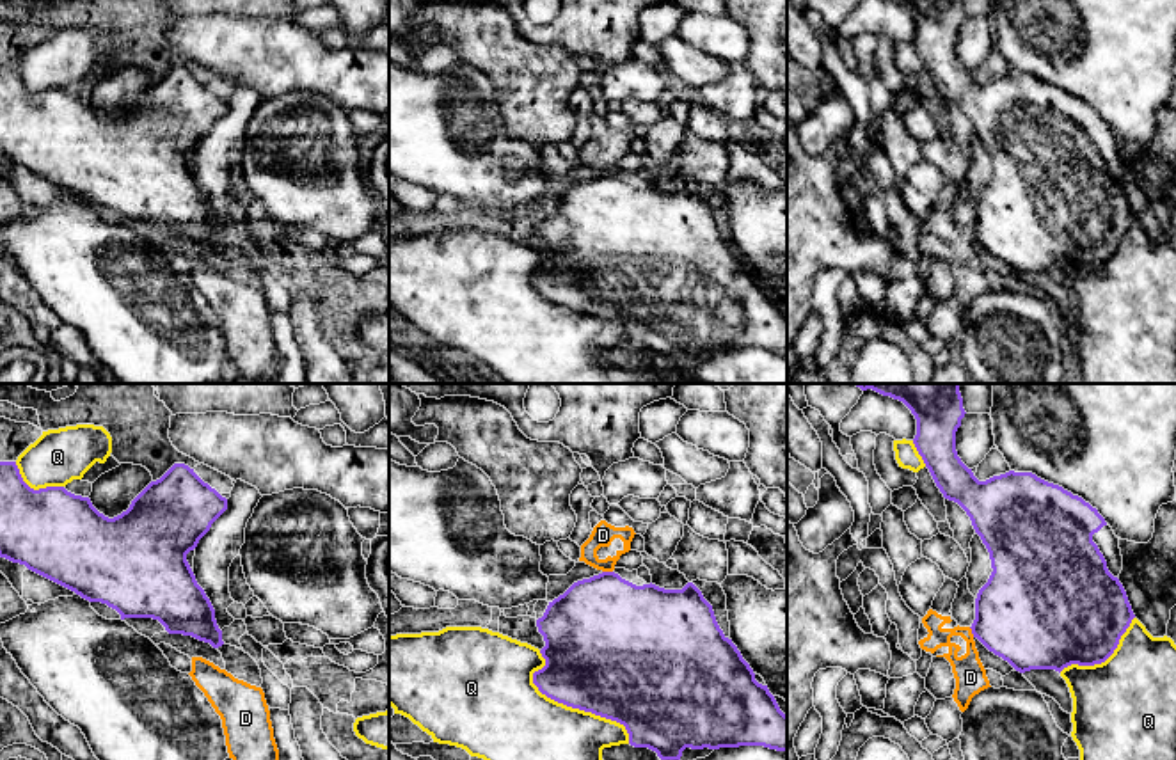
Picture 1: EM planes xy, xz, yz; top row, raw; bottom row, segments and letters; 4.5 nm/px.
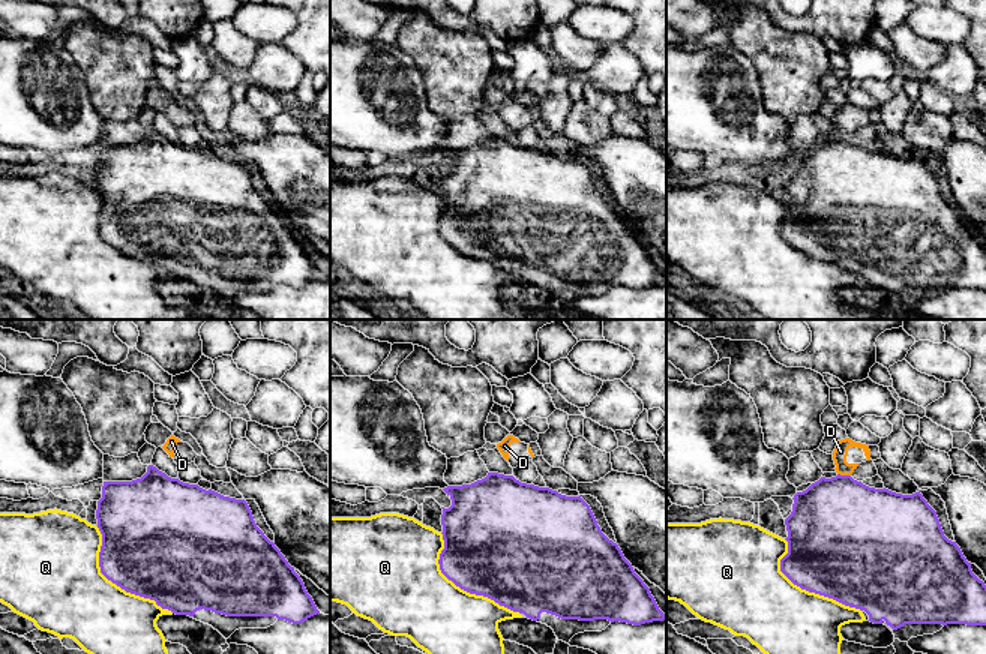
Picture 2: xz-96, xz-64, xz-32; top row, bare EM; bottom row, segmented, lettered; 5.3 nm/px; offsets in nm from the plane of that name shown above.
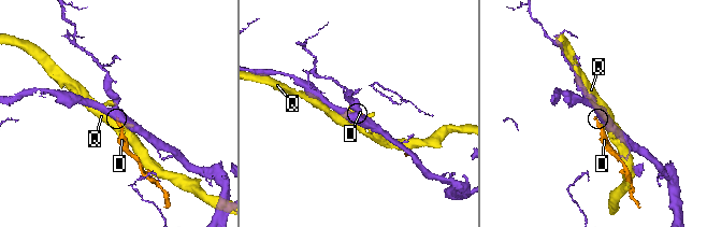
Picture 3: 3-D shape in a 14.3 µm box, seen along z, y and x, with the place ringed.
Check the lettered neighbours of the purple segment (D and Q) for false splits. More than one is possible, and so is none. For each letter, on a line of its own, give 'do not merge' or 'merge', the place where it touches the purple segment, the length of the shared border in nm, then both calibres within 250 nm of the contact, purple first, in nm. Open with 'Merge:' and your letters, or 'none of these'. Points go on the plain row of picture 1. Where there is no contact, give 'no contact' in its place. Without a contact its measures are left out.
Merge: none of these
D: do not merge; meets purple in xz at (608, 174); contact 50 nm long; 480 nm thick on the purple side, 100 nm on the other
Q: do not merge; meets purple in xz at (569, 308); contact 600 nm long; 480 nm thick on the purple side, 440 nm on the other

